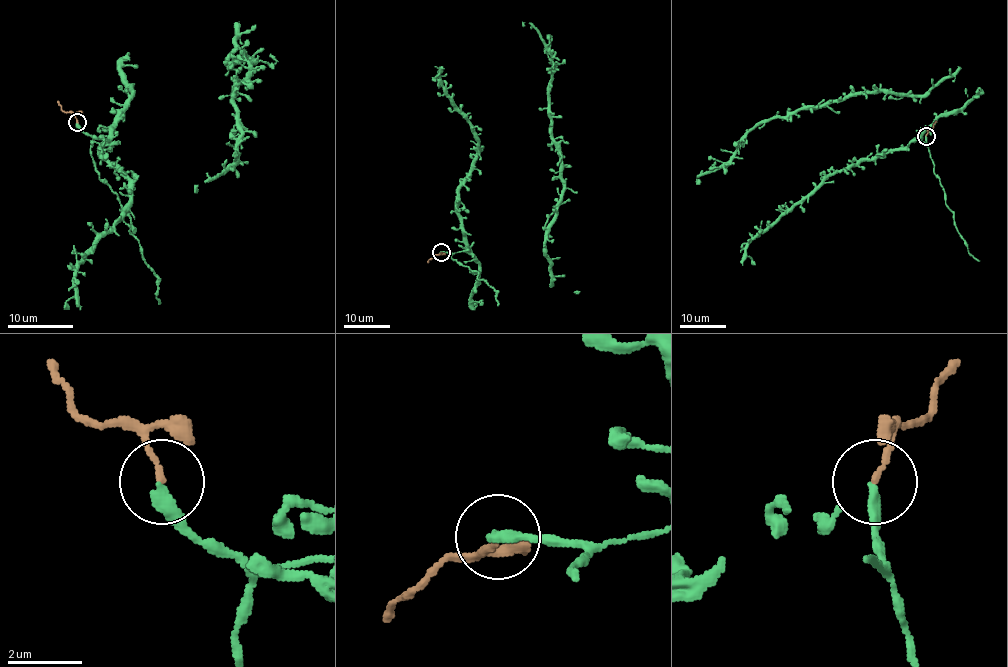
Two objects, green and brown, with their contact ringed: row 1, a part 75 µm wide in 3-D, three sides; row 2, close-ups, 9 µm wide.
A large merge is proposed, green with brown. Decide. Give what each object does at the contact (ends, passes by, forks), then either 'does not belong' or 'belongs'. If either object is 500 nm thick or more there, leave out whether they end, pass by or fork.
green ends; brown ends; does not belong

